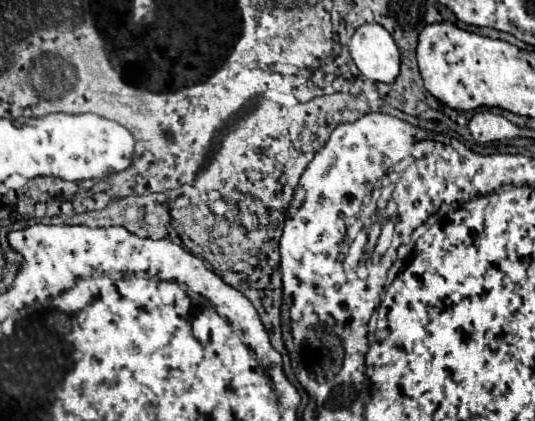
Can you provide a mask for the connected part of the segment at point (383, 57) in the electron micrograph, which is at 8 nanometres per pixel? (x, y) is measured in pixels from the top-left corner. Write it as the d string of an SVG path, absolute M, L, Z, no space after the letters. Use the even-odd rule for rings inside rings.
M362 24L350 40L350 56L358 70L376 82L394 82L400 70L400 52L390 32L380 24Z

